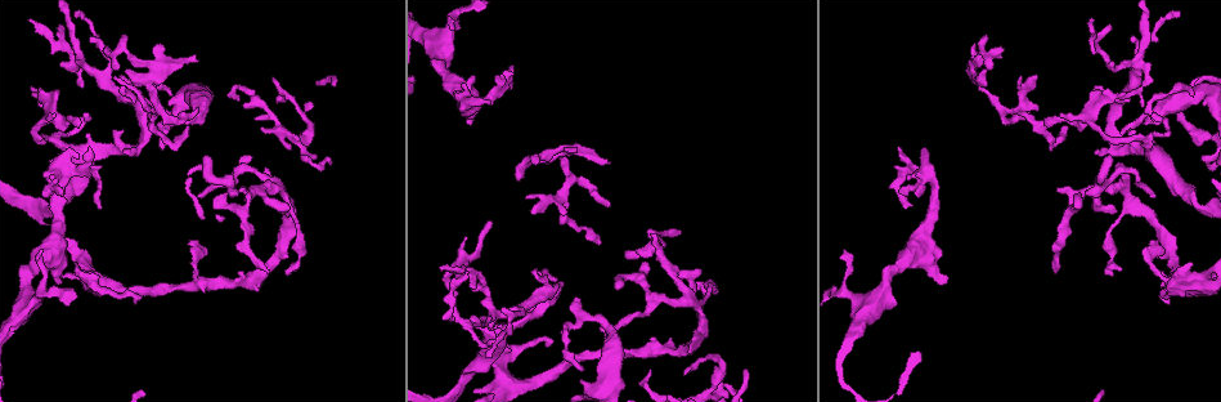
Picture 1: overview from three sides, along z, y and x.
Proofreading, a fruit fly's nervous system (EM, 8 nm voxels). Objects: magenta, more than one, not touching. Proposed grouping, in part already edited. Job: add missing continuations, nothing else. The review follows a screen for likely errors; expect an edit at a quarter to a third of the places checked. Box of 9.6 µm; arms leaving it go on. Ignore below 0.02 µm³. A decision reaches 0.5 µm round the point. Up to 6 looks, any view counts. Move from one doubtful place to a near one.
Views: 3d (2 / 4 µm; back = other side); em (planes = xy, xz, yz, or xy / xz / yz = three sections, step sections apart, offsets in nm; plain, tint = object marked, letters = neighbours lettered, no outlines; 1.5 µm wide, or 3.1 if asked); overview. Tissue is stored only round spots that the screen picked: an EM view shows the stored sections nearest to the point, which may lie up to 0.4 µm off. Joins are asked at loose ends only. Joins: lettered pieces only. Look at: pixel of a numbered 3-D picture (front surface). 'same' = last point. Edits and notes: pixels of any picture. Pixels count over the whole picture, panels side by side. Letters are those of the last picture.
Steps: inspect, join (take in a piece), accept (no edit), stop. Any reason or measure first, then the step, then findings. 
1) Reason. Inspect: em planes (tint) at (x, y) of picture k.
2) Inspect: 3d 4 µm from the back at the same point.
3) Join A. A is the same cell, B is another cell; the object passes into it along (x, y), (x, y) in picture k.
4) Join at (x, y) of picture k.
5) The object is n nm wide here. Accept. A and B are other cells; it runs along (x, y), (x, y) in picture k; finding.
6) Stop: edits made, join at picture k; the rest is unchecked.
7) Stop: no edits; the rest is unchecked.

Stops while still wide. Inspect: em planes (letters) at (57, 280) of picture 1.

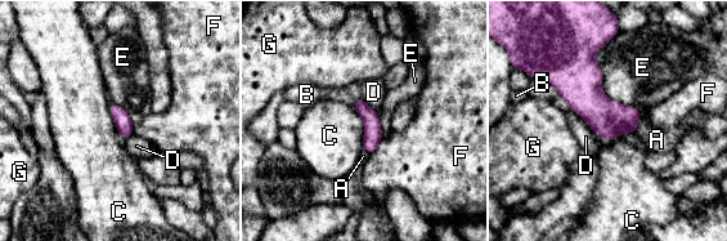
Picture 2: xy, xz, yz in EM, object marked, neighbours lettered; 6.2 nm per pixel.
Accept. A, B, C, D, E, F and G are other cells; it runs along (359, 103), (371, 119), (371, 148) in picture 2; no lettered piece goes on from it.

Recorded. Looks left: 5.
An open end. Inspect: 3d 4 µm at (548, 344) of picture 1.

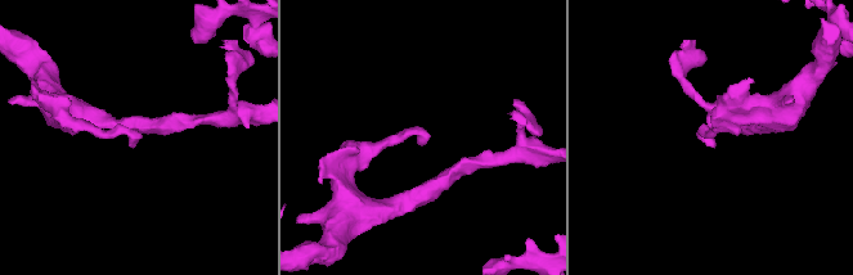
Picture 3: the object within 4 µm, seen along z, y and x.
Shape alone is not enough. Inspect: em yz step 4 (letters) at (419, 142) of picture 3.

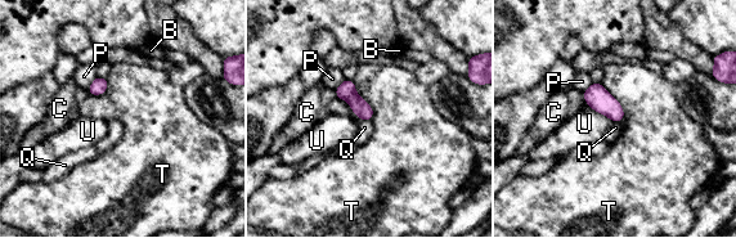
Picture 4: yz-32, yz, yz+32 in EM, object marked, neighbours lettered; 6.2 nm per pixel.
Inspect: em planes (letters) at the same point.

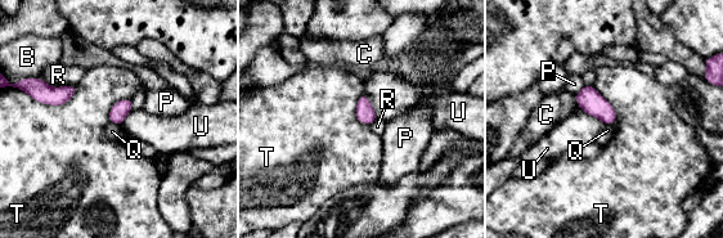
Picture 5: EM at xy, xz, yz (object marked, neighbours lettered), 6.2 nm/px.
Accept. B, C, P, Q, R, T and U are other cells; a border runs along (76, 85), (61, 104), (27, 93) in picture 5; no lettered piece goes on from it.

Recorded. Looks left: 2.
Inspect: 3d 4 µm from the back at (41, 107) of picture 1.

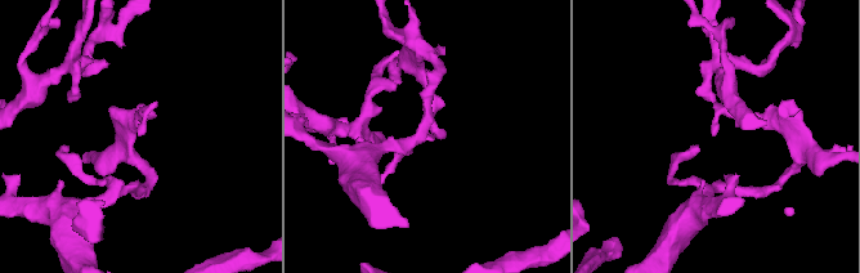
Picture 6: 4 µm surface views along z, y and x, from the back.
Inspect: em xy step 8 (letters) at (140, 134) of picture 6.

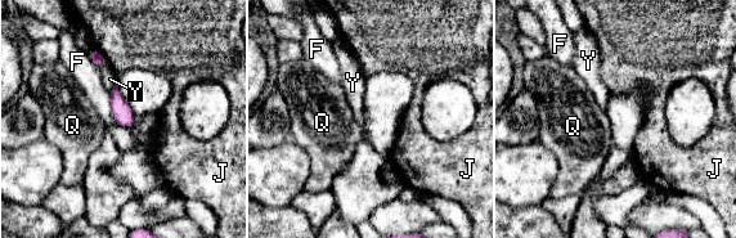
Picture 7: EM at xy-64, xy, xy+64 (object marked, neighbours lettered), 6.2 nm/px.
Accept. F, J, Q and Y are other cells; a border runs along (110, 95), (111, 113), (117, 124) in picture 7; none of them fits.

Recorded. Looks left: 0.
Stop: no edits; the rest is unchecked.

